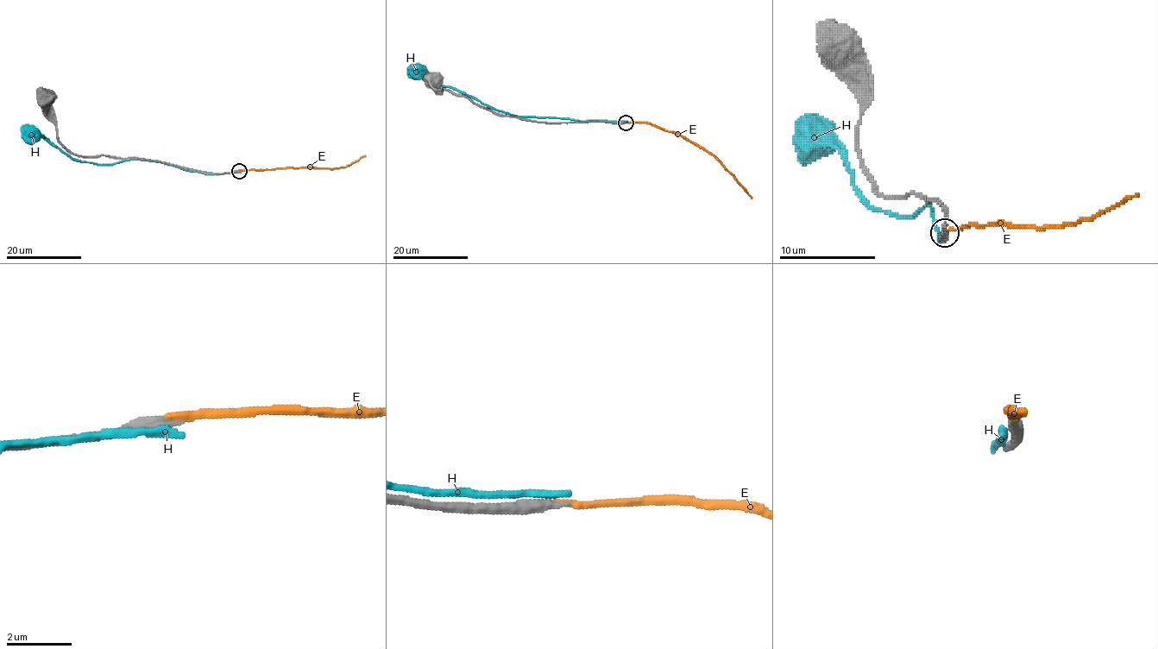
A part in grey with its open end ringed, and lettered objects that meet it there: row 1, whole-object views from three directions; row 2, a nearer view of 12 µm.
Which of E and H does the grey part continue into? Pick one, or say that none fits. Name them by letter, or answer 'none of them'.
E

